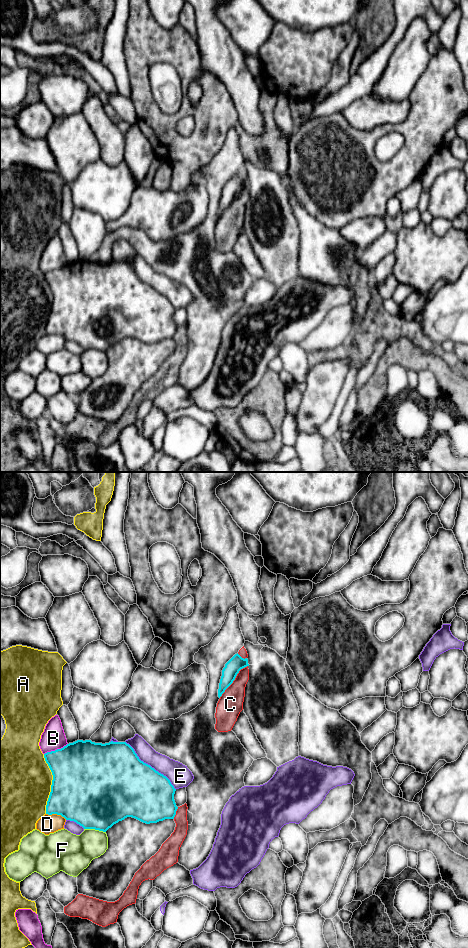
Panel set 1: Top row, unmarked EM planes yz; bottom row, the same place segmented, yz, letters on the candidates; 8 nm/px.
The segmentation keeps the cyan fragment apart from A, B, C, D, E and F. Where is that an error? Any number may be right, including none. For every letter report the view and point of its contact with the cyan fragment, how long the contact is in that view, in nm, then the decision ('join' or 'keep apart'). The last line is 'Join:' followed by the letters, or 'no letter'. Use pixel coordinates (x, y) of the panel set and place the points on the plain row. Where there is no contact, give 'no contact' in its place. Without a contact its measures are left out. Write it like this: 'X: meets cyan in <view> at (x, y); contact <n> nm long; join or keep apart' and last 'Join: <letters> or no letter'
A: meets cyan in yz at (52, 304); contact 480 nm long; keep apart
B: meets cyan in yz at (55, 270); contact 220 nm long; keep apart
C: meets cyan in yz at (234, 199); contact 340 nm long; keep apart
D: meets cyan in yz at (56, 333); contact 180 nm long; keep apart
E: meets cyan in yz at (149, 285); contact 550 nm long; keep apart
F: meets cyan in yz at (95, 349); contact 180 nm long; keep apart
Join: no letter

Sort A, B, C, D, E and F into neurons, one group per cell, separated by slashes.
A / B / C / D F / E

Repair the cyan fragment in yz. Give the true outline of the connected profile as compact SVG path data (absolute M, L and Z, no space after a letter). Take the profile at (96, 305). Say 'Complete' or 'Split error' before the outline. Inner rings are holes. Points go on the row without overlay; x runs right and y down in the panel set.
Complete. M77 260L44 274L52 295L46 334L57 334L84 349L106 352L127 337L143 343L174 339L178 327L170 300L139 279L126 262L95 263Z

